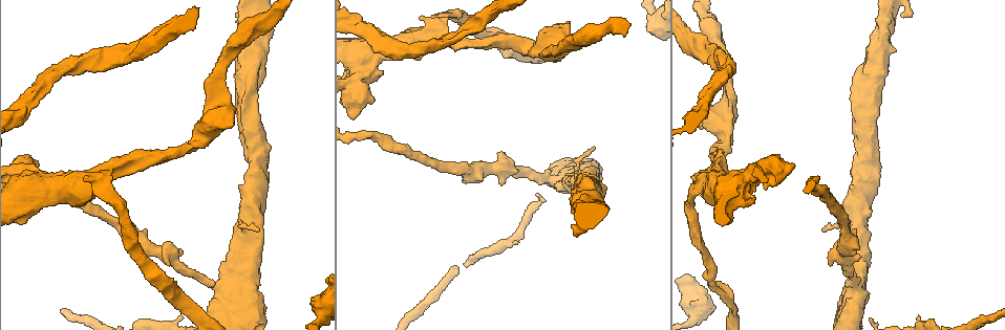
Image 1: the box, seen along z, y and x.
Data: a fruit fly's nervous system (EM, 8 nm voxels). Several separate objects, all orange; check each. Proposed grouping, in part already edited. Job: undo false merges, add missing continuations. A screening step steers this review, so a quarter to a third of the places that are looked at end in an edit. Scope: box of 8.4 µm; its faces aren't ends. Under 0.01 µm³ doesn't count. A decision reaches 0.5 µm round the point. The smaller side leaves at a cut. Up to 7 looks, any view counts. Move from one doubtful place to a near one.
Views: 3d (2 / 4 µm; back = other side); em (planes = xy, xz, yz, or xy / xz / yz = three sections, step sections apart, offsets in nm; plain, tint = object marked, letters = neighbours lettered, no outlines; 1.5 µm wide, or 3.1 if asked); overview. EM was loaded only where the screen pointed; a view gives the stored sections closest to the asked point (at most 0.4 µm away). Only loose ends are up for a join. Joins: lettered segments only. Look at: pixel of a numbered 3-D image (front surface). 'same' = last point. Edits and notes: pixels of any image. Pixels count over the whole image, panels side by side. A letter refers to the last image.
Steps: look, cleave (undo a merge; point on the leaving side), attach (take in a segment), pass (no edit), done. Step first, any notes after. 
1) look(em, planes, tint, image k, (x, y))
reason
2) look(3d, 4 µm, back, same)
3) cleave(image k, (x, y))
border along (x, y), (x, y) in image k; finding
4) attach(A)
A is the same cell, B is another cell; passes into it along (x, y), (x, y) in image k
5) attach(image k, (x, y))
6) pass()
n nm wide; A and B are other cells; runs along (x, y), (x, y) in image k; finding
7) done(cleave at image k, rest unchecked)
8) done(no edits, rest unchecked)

look(3d, 4 µm, image 1, (17, 167))

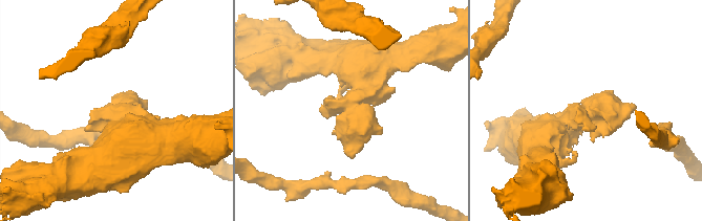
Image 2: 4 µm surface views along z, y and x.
look(em, xz, step 4, letters, image 2, (584, 113))
now the EM

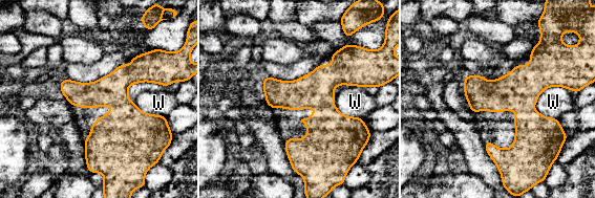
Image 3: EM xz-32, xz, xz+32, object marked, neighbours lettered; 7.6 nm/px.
pass()
240 nm wide; W is another cell; border along (568, 89), (547, 87), (535, 104) in image 3; one neuron here

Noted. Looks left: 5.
look(3d, 4 µm, image 1, (593, 147))
tapers out

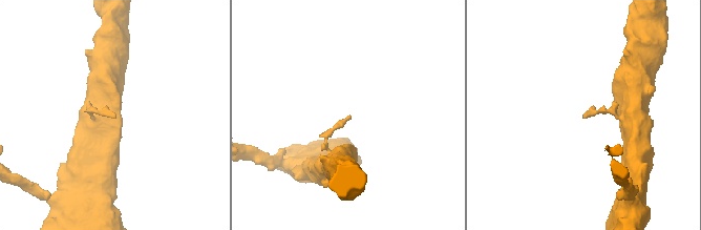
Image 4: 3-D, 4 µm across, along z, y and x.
look(em, planes, letters, image 4, (583, 118))

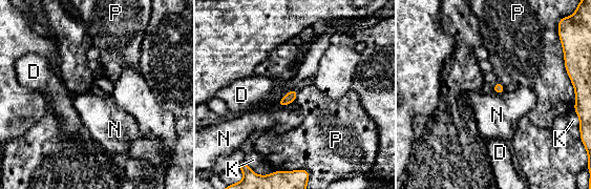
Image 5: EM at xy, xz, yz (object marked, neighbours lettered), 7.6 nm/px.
pass()
D, K, N and P are other cells; border along (293, 101), (282, 106), (276, 104) in image 5; no lettered segment goes on from it

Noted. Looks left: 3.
look(em, yz, step 8, tint, image 1, (567, 23))
thick end

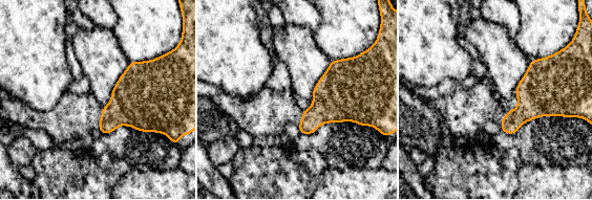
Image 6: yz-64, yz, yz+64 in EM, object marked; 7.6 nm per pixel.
look(em, planes, tint, same)

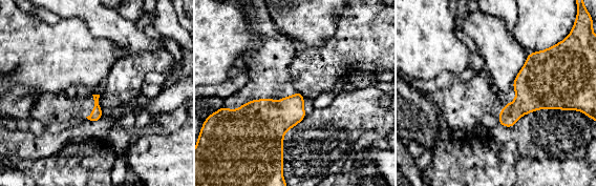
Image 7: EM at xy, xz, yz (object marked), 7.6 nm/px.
look(em, planes, letters, same)
what lies round it

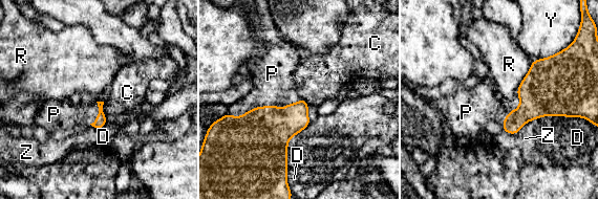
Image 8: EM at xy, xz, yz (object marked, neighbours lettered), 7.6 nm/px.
attach(P)
R touches over 280 nm; P is the same cell, C, D, R, Y and Z are other cells; the neuron continues

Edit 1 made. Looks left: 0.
done(attach at image 8, rest unchecked)

